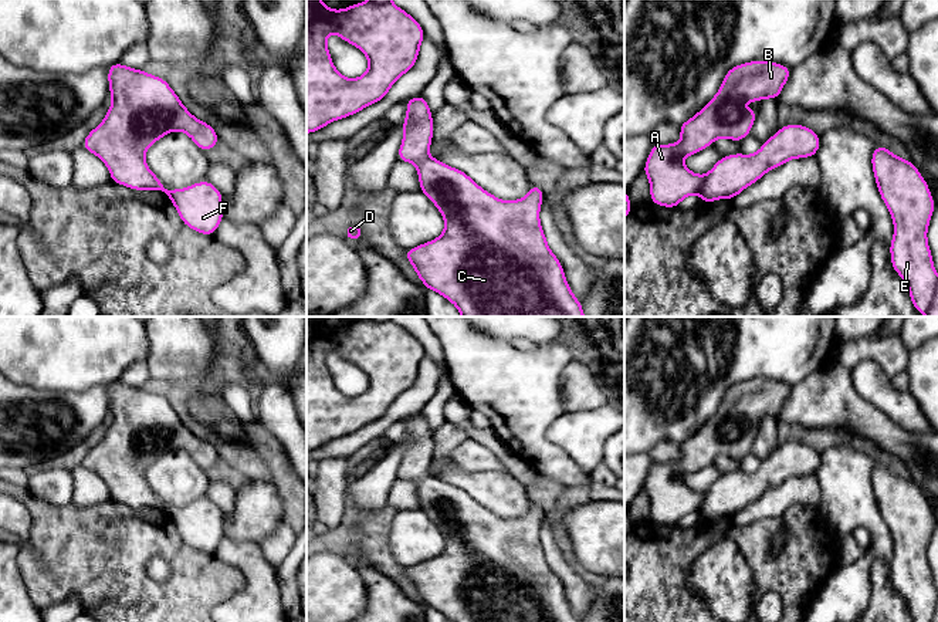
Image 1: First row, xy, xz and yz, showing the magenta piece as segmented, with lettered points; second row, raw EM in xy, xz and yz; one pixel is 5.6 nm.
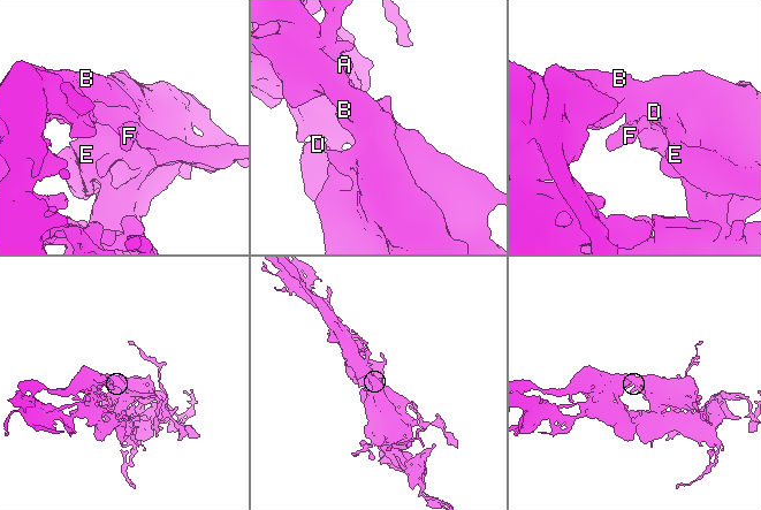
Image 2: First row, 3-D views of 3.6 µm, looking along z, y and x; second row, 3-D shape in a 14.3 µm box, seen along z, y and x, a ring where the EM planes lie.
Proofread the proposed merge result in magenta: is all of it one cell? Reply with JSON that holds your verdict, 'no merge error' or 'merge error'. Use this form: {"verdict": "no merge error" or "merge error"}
{"verdict": "no merge error"}

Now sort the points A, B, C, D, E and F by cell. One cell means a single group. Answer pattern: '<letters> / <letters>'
A B C D E F

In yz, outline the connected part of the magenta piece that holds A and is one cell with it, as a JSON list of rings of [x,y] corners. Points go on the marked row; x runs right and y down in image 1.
[[[754,60],[735,65],[725,74],[715,97],[691,119],[678,125],[683,138],[677,143],[654,143],[641,170],[650,180],[650,200],[661,207],[680,207],[680,202],[698,195],[705,204],[732,200],[758,182],[766,172],[790,159],[816,156],[820,135],[813,129],[788,124],[772,135],[754,155],[722,156],[701,176],[685,168],[683,158],[711,146],[718,138],[745,139],[758,109],[736,107],[738,102],[779,99],[792,68],[772,61]]]

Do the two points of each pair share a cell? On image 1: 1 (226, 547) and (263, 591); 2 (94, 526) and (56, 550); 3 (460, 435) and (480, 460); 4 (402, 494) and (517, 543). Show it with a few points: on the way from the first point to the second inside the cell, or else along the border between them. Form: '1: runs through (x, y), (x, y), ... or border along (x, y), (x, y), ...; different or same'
1: runs through (237, 557), (260, 580); same
2: runs through (84, 536), (70, 550), (65, 550); same
3: border along (467, 438), (450, 460), (460, 469), (480, 470); different
4: runs through (430, 494), (450, 496), (488, 534); same

